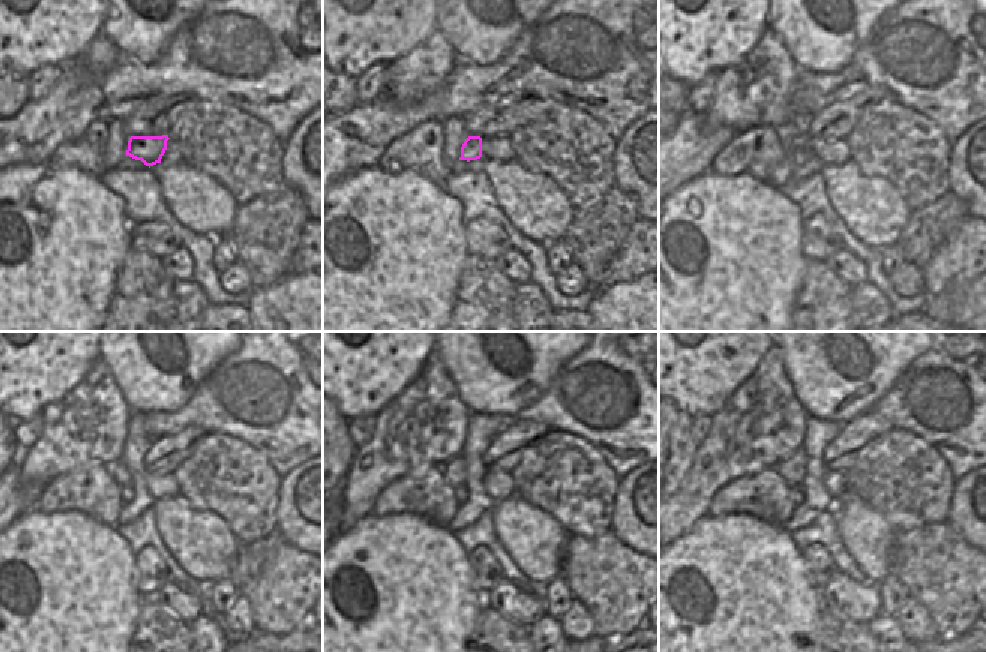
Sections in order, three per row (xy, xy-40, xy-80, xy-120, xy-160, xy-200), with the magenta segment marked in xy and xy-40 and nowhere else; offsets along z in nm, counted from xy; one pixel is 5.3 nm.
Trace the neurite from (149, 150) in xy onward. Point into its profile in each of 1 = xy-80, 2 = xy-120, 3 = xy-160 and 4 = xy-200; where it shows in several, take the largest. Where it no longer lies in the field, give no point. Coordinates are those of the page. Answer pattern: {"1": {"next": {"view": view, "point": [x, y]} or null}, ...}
{"1": {"next": {"view": "xy-80", "point": [799, 155]}}, "2": {"next": {"view": "xy-120", "point": [126, 493]}}, "3": {"next": {"view": "xy-160", "point": [461, 493]}}, "4": {"next": {"view": "xy-200", "point": [796, 493]}}}

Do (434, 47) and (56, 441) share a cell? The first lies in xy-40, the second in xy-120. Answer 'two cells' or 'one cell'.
one cell

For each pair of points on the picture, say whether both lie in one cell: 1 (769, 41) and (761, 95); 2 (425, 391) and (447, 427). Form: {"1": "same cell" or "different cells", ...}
{"1": "same cell", "2": "same cell"}

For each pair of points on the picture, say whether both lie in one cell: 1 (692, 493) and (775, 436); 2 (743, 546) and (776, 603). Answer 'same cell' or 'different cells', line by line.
1: same cell
2: same cell

